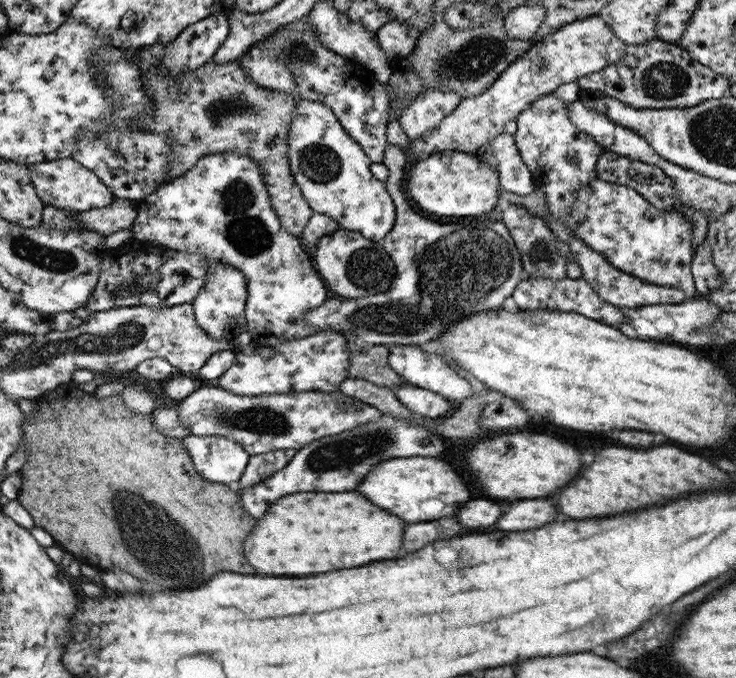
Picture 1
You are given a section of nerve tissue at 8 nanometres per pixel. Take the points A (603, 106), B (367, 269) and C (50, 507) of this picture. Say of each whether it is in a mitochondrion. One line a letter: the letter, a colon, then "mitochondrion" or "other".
A: other
B: mitochondrion
C: other

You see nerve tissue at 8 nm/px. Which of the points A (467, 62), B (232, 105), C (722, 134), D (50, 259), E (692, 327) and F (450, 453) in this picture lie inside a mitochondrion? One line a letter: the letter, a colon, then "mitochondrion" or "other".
A: mitochondrion
B: mitochondrion
C: mitochondrion
D: mitochondrion
E: mitochondrion
F: other

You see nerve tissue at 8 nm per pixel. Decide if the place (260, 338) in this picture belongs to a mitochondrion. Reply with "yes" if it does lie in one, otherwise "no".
no

